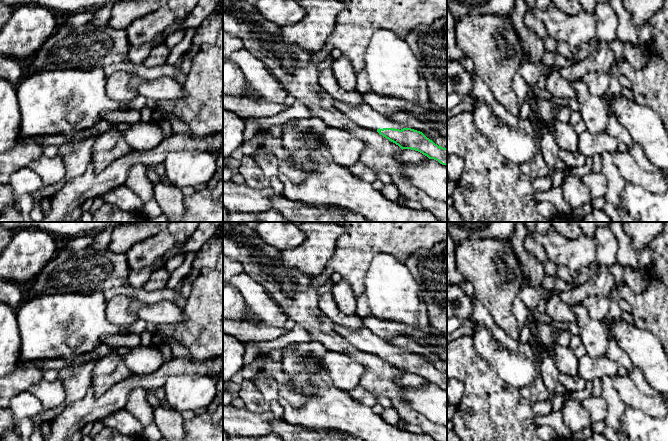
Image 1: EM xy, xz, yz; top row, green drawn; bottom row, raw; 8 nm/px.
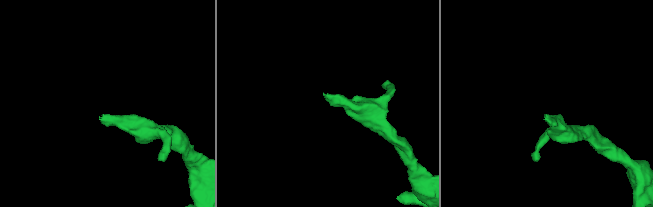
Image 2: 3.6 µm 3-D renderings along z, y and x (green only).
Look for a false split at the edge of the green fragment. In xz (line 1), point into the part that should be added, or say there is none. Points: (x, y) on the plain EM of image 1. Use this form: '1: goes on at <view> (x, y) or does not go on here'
1: goes on at xz (363, 339)

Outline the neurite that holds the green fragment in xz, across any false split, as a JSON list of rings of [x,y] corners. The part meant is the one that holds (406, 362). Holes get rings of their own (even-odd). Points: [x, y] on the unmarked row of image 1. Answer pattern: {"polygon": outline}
{"polygon": [[[333,323],[333,328],[358,350],[377,355],[402,374],[415,374],[429,383],[434,383],[442,389],[447,389],[447,372],[438,370],[422,356],[404,352],[401,348],[395,347],[387,340],[374,334],[364,325],[358,330],[350,330],[345,326]]]}

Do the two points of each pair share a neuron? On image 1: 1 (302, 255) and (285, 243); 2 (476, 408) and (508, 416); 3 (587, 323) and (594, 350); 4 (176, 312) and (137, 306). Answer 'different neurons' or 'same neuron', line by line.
1: different neurons
2: same neuron
3: same neuron
4: same neuron

